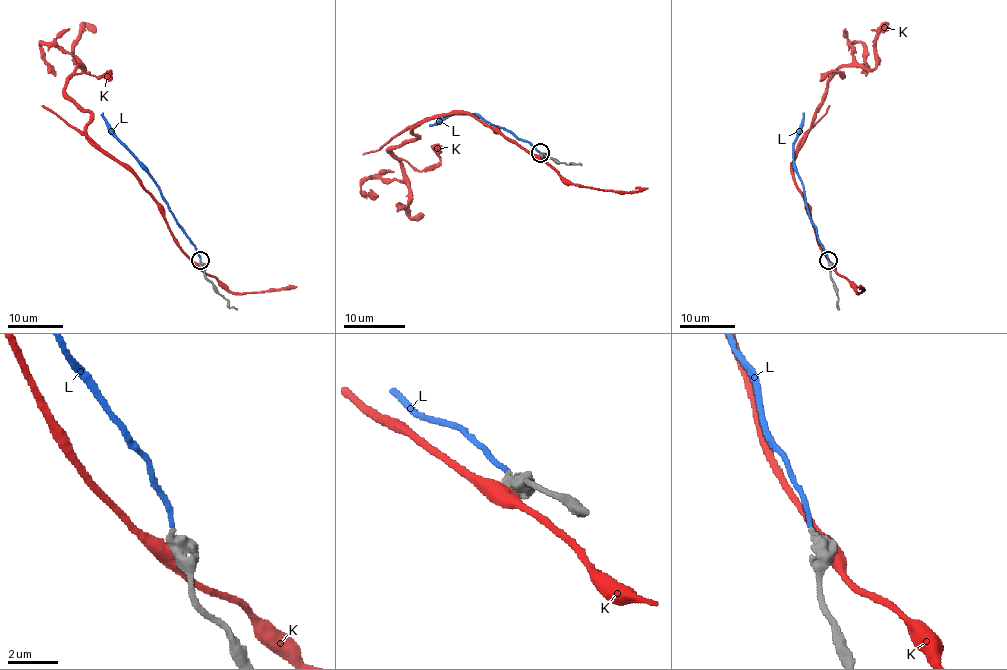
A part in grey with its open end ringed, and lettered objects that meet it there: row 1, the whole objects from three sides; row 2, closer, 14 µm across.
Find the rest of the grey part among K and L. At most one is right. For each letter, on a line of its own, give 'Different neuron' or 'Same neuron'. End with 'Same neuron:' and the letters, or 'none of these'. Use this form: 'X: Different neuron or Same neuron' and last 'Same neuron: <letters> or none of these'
K: Different neuron
L: Same neuron
Same neuron: L

